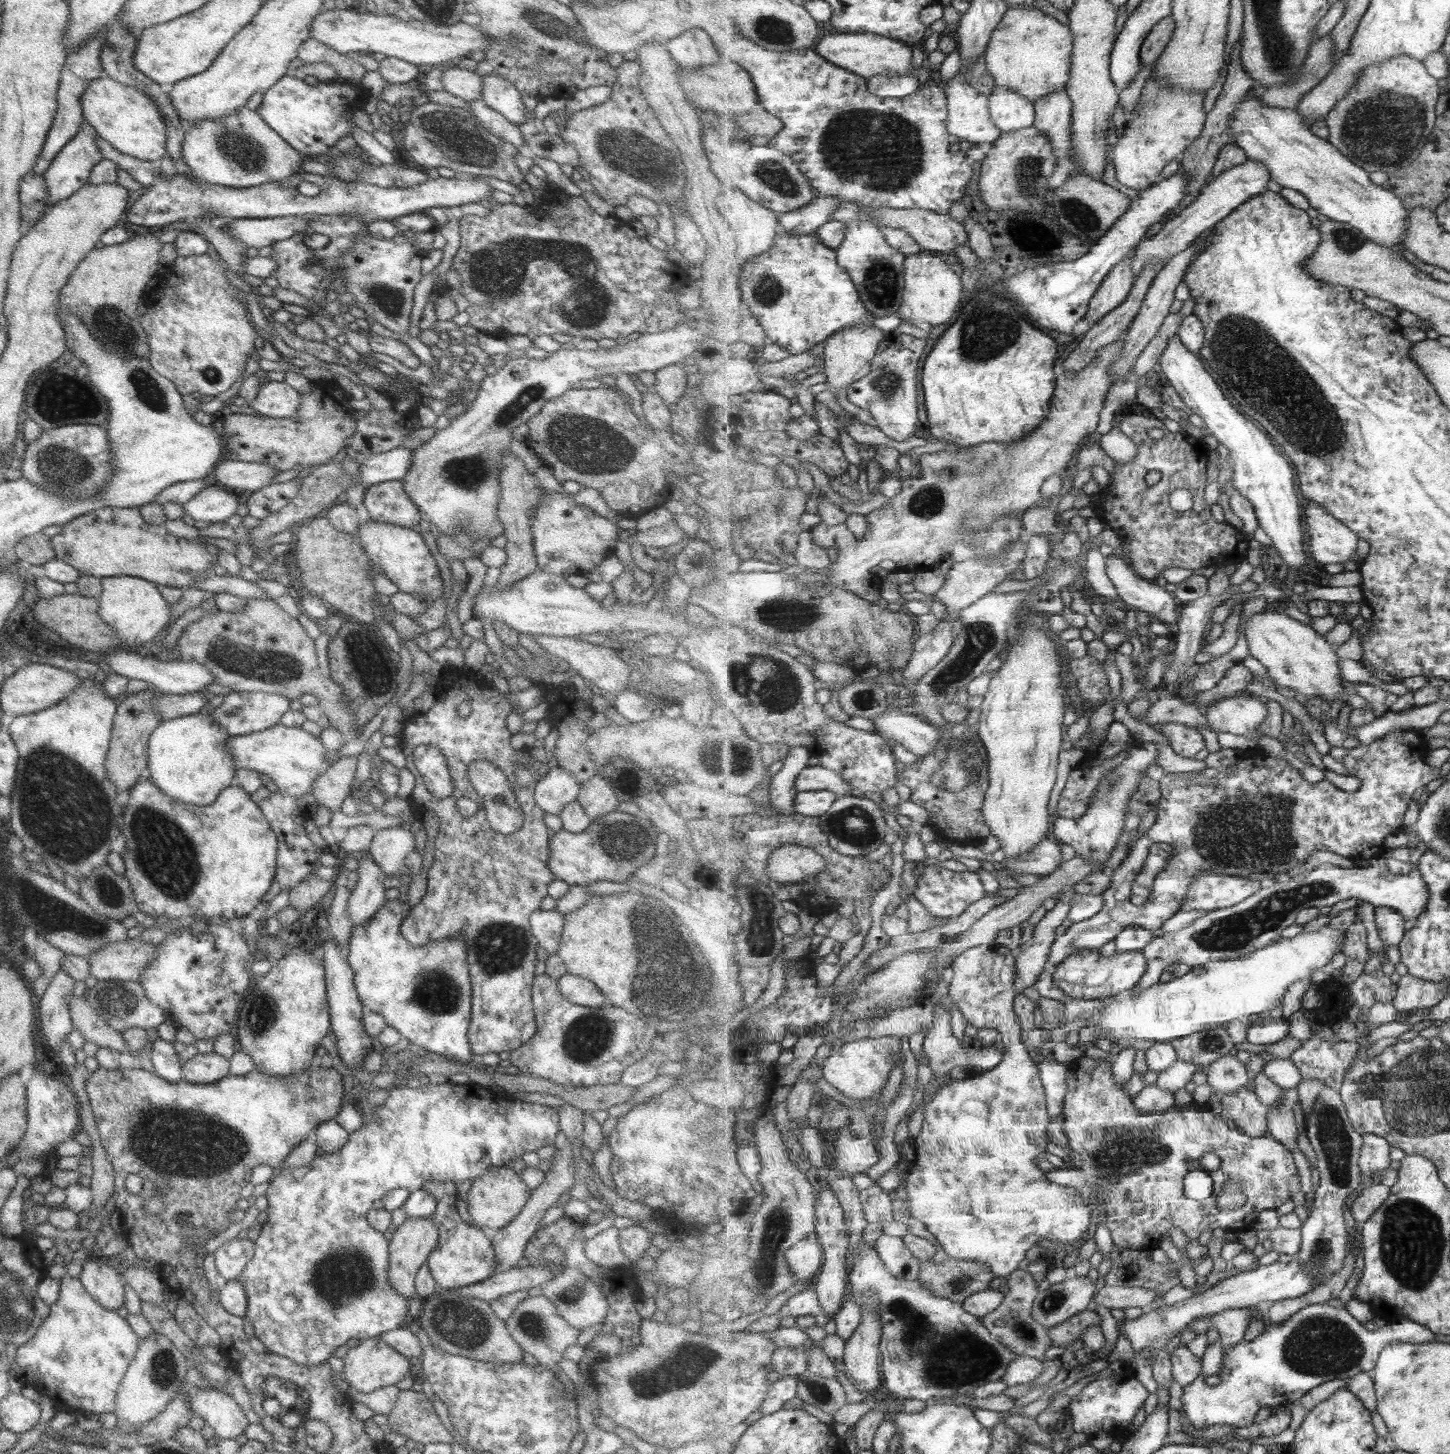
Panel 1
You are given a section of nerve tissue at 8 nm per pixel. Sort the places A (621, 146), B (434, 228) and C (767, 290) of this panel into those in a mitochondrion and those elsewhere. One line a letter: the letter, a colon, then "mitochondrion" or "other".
A: mitochondrion
B: other
C: mitochondrion

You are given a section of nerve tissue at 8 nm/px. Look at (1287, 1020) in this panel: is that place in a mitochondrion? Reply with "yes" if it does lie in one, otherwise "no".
no

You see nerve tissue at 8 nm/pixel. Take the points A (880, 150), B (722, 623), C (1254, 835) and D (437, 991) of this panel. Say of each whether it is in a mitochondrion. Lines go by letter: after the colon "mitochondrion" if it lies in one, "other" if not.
A: mitochondrion
B: other
C: mitochondrion
D: mitochondrion

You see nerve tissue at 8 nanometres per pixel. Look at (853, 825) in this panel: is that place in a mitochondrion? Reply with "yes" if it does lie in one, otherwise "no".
yes

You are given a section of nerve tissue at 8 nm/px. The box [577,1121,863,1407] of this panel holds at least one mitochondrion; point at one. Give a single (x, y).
(693, 1364)

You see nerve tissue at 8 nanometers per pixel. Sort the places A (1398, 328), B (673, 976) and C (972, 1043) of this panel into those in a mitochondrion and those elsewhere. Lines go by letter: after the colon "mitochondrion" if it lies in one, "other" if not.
A: other
B: mitochondrion
C: other

